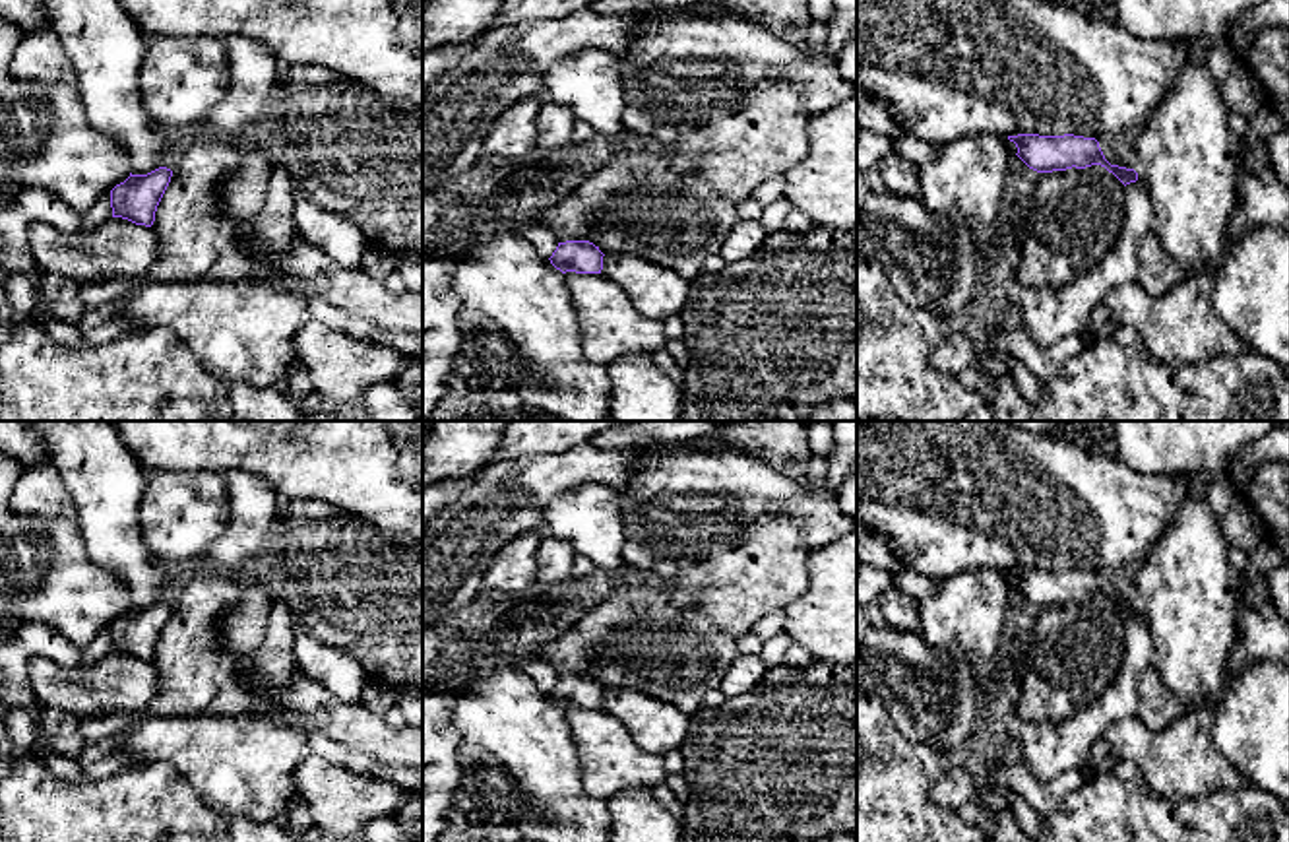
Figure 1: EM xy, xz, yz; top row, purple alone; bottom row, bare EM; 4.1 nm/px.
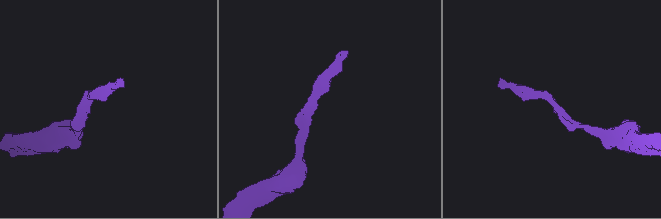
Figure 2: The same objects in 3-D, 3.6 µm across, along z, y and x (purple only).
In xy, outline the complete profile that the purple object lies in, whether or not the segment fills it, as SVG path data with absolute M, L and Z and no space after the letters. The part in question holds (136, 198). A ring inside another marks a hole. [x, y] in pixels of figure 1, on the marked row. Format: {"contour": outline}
{"contour": "M159 167L147 175L132 175L110 190L112 217L151 227L157 206L171 182L173 171Z"}

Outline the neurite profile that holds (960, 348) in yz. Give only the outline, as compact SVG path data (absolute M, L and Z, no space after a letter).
M958 324L930 353L928 365L942 374L959 376L973 367L981 353L981 340L967 324Z

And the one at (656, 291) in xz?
M607 252L601 274L622 287L638 312L661 322L682 312L690 291L676 272L628 252Z

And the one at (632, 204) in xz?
M667 142L620 144L616 155L558 204L519 217L518 223L547 227L558 243L589 241L603 254L628 252L661 264L684 279L694 279L704 258L719 254L725 237L740 221L737 204L696 182L676 182L676 165L667 155Z

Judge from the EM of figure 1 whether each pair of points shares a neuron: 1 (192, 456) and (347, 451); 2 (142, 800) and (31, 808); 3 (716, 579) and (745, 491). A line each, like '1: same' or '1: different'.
1: same
2: same
3: different

